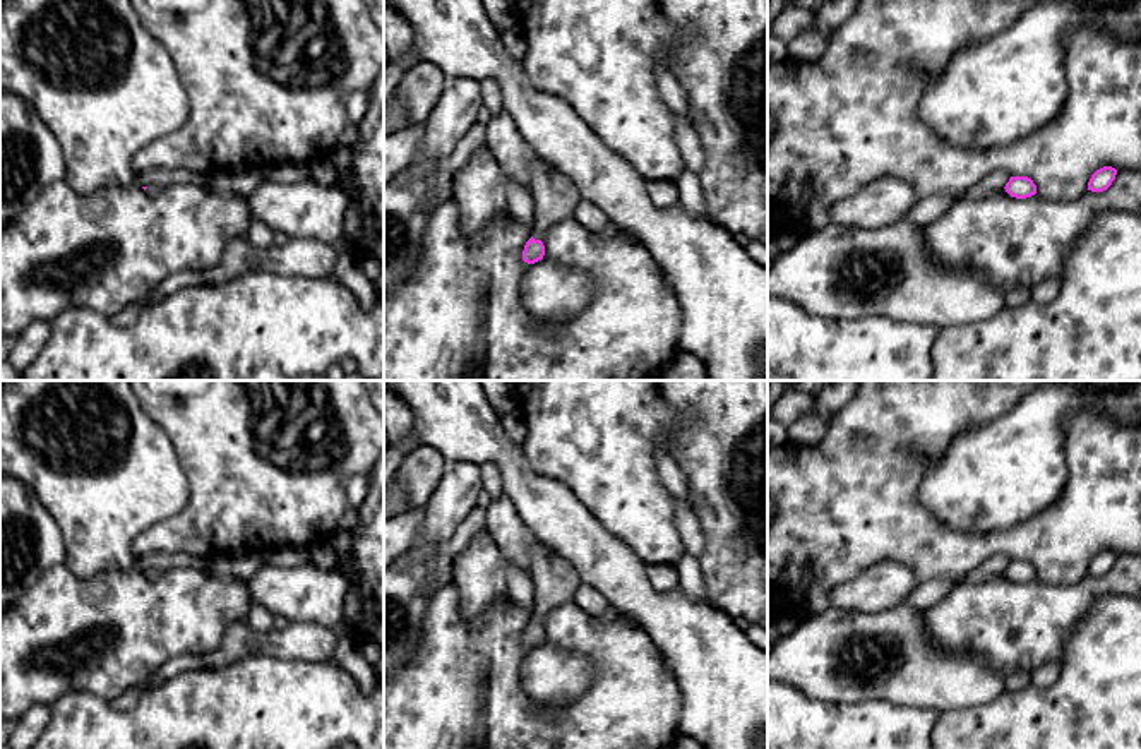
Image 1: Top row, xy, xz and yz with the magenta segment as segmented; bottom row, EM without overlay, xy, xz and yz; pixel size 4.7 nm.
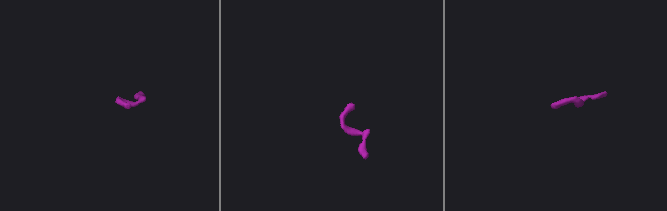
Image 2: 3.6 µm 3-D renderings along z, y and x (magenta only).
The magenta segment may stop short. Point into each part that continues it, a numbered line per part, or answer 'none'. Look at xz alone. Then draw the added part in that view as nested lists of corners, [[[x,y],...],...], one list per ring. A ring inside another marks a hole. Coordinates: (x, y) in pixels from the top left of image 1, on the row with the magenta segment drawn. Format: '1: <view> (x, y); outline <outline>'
1: xz (555, 197); outline [[[538,156],[531,161],[529,171],[535,199],[533,238],[541,240],[547,226],[574,214],[581,195],[565,173]]]

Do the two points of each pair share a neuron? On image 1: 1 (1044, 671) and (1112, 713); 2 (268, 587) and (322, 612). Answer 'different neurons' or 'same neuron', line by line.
1: different neurons
2: same neuron

